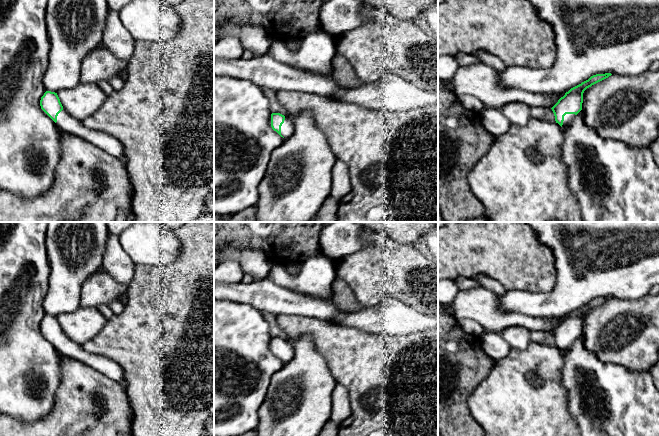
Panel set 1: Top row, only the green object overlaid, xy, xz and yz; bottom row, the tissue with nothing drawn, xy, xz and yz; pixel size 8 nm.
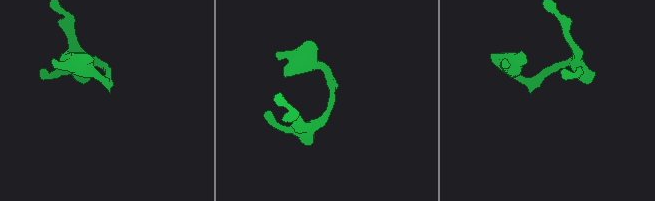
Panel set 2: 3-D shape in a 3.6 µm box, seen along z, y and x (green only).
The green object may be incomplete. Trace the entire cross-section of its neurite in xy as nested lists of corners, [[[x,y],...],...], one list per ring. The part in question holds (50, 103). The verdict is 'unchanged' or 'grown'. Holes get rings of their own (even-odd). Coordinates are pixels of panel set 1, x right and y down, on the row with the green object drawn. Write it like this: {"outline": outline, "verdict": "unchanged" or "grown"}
{"outline": [[[46,91],[41,97],[40,106],[61,131],[79,136],[91,142],[112,157],[120,160],[125,159],[124,147],[120,141],[102,131],[85,127],[81,121],[72,117],[63,109],[57,93]]], "verdict": "grown"}

